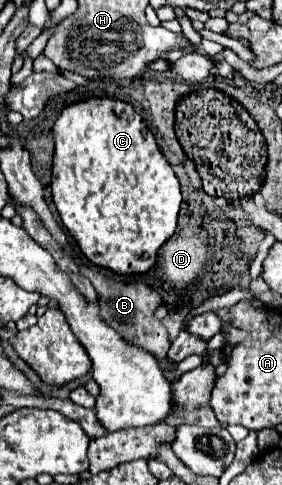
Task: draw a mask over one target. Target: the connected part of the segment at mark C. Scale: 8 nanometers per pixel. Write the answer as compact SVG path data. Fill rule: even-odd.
M90 98L78 104L72 104L68 108L64 108L54 124L54 142L56 142L56 152L54 152L54 168L52 168L52 200L56 204L56 210L60 214L62 224L68 228L68 232L74 236L80 252L94 264L100 268L108 268L114 274L120 276L128 276L128 274L144 274L150 268L156 266L156 258L158 258L158 250L162 248L162 244L176 232L176 218L178 218L178 210L180 210L180 184L178 178L174 174L174 170L170 168L168 160L164 158L164 154L160 152L152 132L146 128L146 122L142 120L140 114L134 112L132 106L120 102L120 100L110 100L110 98Z

